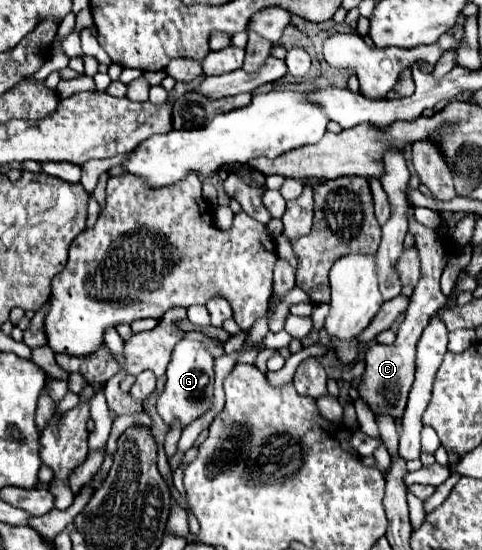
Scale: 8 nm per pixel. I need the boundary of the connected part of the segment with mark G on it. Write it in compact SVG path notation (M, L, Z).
M183 339L181 343L175 345L171 363L167 367L165 391L157 399L157 411L169 427L179 423L179 427L185 429L213 407L213 381L215 381L213 367L215 367L215 359L205 349L203 343L193 343Z

